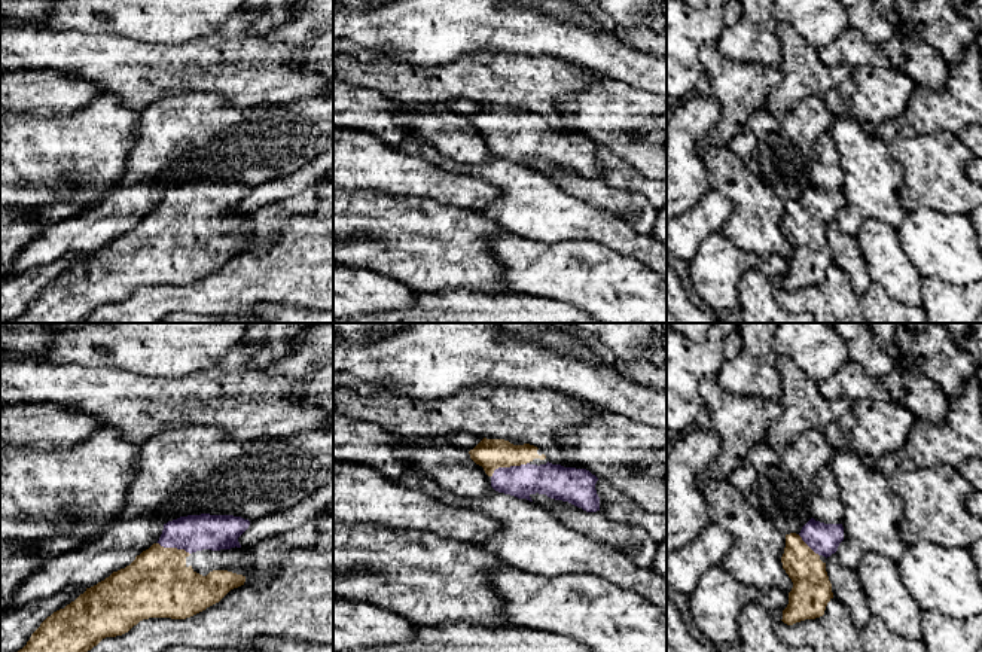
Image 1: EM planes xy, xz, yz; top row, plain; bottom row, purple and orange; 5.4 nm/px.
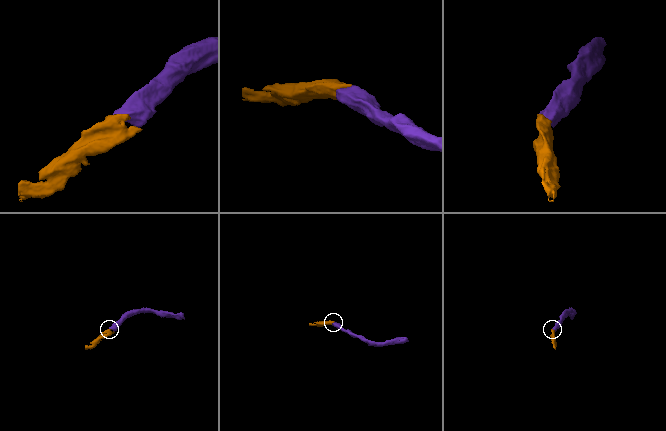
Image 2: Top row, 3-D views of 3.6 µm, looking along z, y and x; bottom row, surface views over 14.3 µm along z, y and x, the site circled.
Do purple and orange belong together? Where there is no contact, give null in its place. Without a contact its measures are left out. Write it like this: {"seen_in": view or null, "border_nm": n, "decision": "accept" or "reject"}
{"seen_in": "xz", "border_nm": 220, "decision": "accept"}

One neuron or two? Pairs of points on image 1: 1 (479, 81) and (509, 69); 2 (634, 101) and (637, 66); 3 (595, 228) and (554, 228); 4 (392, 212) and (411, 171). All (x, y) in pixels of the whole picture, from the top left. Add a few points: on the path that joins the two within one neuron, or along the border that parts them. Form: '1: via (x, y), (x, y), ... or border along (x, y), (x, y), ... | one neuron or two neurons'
1: via (487, 81), (497, 79), (502, 75) | one neuron
2: border along (603, 75), (650, 94) | two neurons
3: via (585, 227), (564, 227) | one neuron
4: border along (365, 189), (433, 200) | two neurons

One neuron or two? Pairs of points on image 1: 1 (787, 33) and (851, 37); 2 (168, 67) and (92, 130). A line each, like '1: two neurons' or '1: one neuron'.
1: two neurons
2: two neurons

